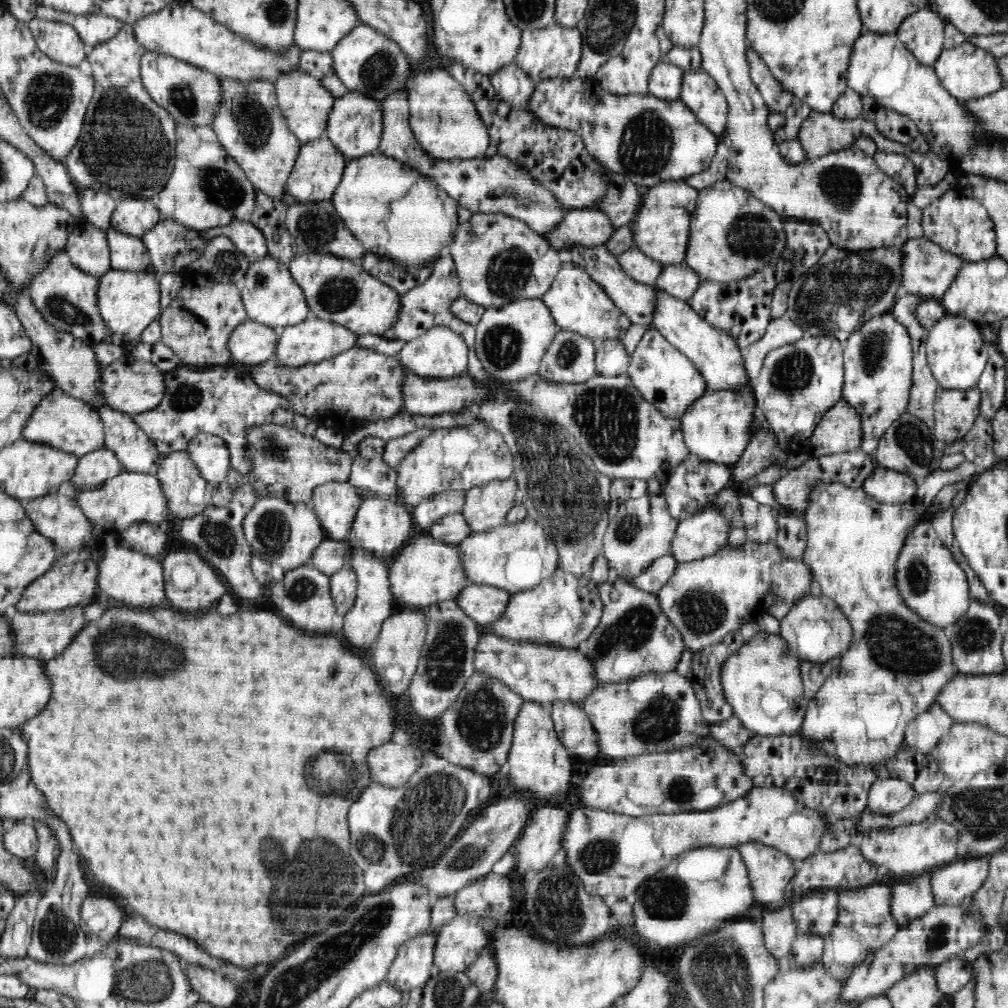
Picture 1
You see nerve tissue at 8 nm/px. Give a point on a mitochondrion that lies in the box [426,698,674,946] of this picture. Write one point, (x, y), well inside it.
(560, 892)

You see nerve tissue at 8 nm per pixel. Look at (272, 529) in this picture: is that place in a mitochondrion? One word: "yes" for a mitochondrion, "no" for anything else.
yes

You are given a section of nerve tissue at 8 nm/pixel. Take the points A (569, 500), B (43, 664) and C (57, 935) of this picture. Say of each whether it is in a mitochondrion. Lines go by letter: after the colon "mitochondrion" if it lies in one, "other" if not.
A: mitochondrion
B: other
C: mitochondrion

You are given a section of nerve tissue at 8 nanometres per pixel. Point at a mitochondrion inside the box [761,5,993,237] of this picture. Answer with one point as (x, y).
(841, 185)

